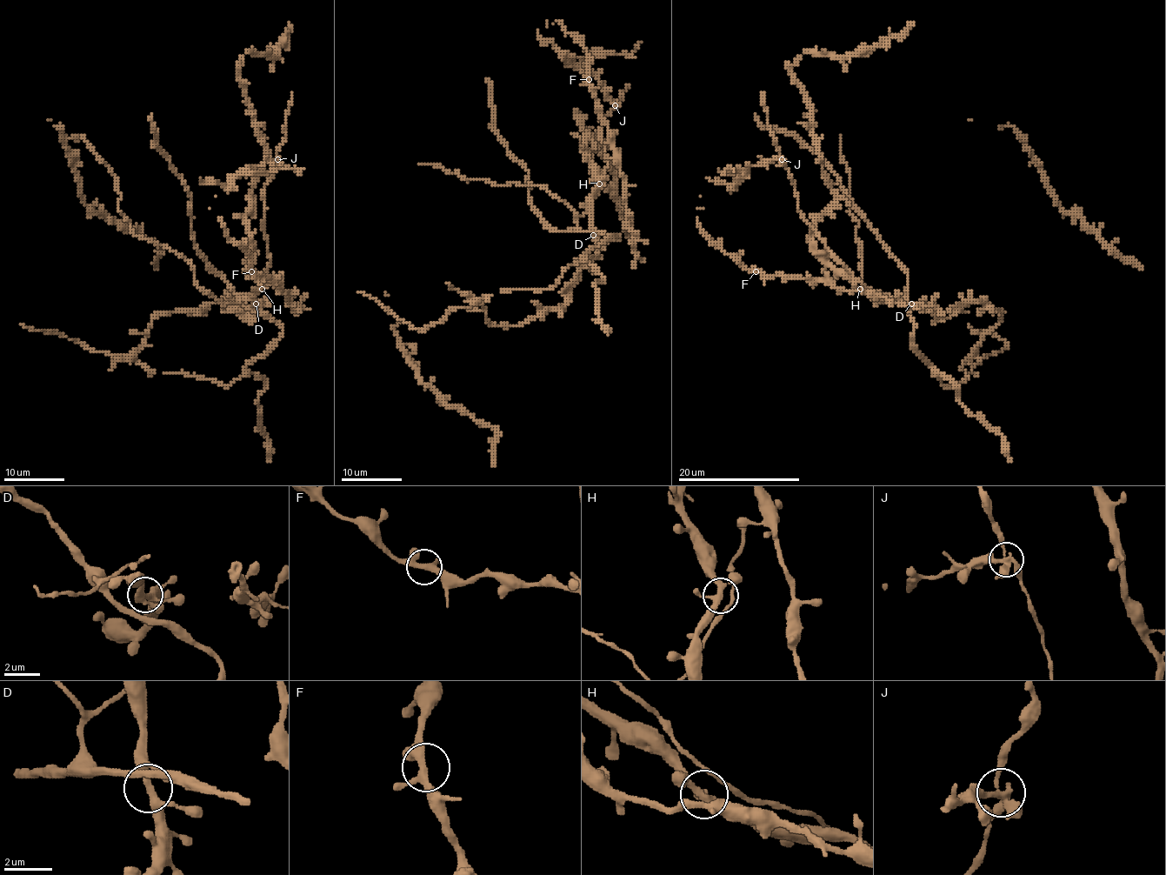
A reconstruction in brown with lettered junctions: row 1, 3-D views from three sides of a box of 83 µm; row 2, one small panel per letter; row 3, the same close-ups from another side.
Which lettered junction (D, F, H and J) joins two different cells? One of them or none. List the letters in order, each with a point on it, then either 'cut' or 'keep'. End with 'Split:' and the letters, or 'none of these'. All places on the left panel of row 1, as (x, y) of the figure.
D: place (256, 303); keep
F: place (251, 271); keep
H: place (262, 289); keep
J: place (277, 159); cut
Split: J

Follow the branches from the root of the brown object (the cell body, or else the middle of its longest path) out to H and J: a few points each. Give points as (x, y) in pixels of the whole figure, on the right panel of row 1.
H: (911, 305), (891, 299), (876, 299), (860, 289)
J: (911, 305), (891, 299), (876, 299), (832, 253), (818, 232), (800, 212), (794, 182), (782, 159)

